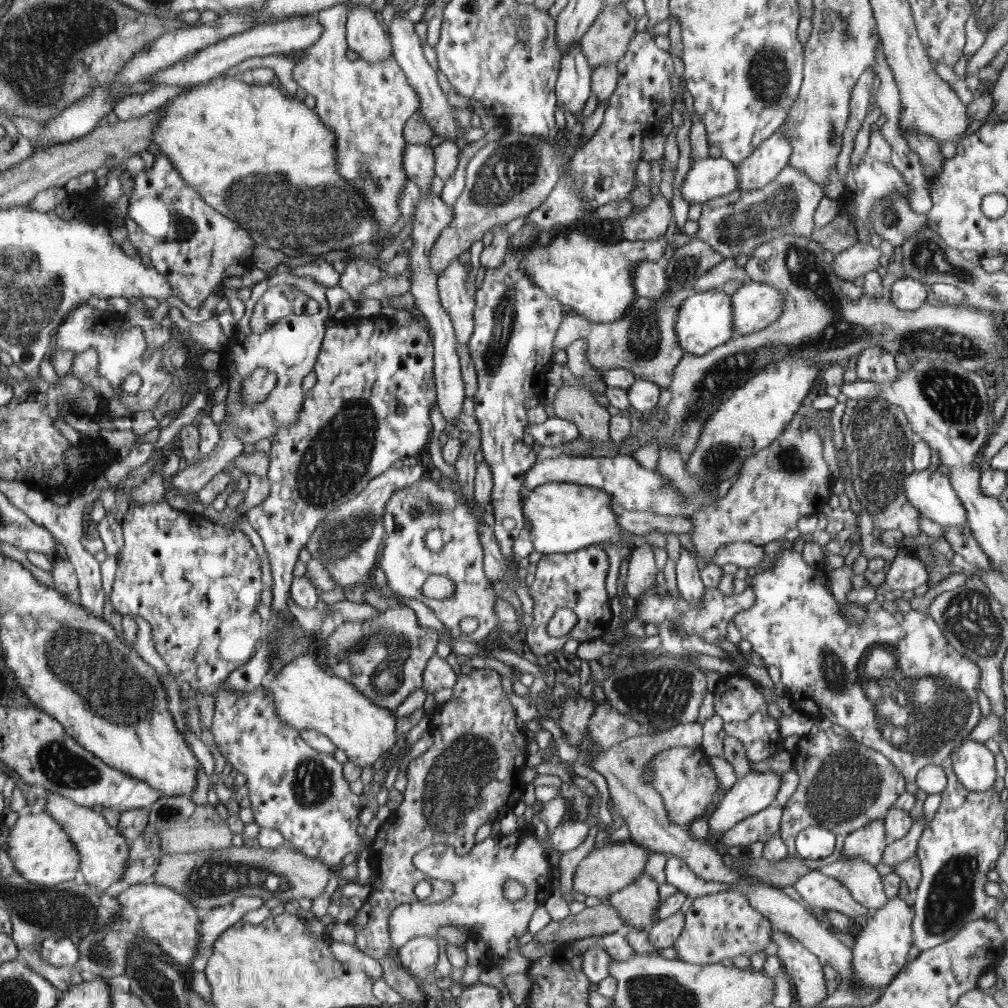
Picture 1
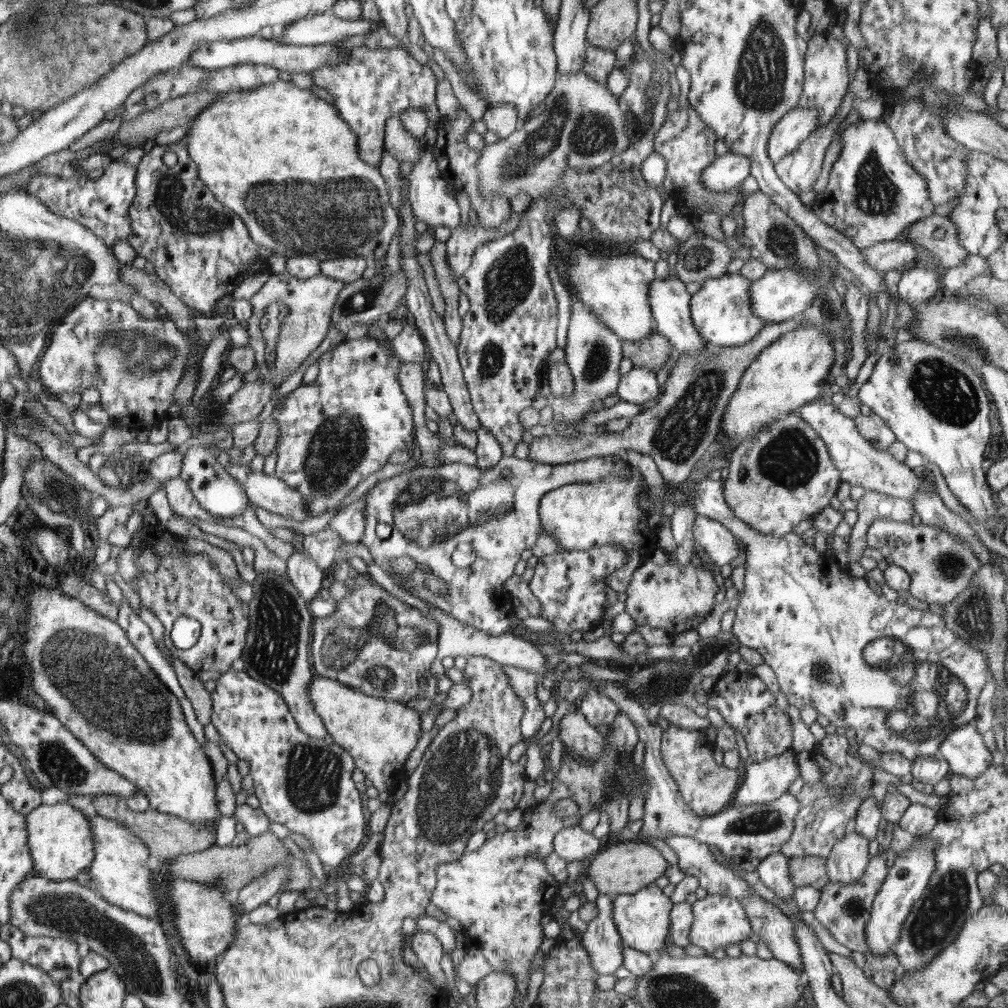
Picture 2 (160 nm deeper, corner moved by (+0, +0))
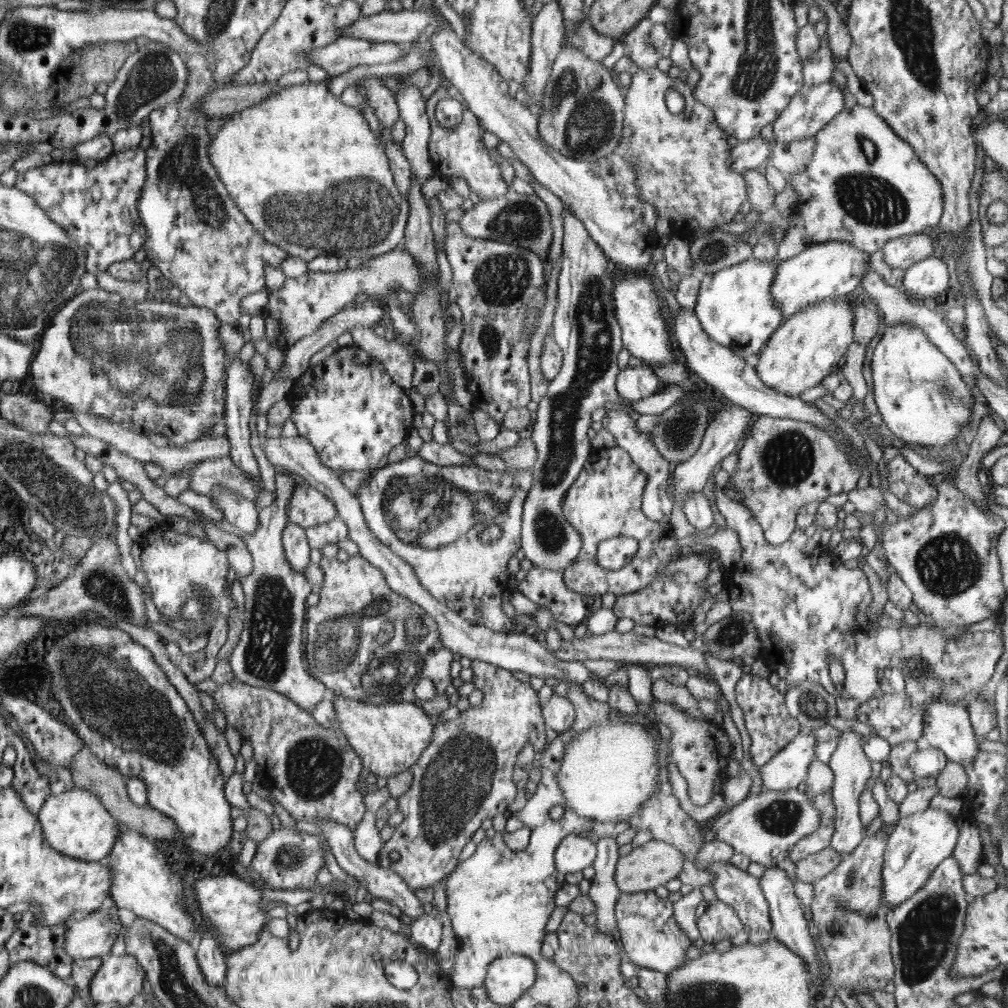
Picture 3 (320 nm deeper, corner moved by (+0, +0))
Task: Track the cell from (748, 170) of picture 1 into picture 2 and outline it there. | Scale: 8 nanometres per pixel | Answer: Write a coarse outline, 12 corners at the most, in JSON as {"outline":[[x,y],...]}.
{"outline":[[794,107],[769,138],[773,164],[819,124],[819,110]]}

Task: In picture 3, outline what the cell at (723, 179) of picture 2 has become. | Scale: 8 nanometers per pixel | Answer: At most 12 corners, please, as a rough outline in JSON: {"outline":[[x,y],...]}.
{"outline":[[761,135],[740,141],[730,164],[742,176],[769,160],[773,147]]}

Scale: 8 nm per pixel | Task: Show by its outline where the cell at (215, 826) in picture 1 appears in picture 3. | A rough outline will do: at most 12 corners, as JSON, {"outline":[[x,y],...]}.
{"outline":[[87,745],[74,756],[75,787],[96,793],[123,828],[172,842],[176,825],[128,797],[125,777]]}

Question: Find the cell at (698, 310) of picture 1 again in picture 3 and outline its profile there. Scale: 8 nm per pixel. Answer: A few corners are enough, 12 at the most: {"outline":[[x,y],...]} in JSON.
{"outline":[[780,261],[703,275],[694,313],[710,339],[760,354],[782,322]]}

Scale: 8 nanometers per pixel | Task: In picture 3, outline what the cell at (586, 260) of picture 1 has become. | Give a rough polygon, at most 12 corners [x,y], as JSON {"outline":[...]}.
{"outline":[[620,272],[614,314],[624,349],[646,366],[676,362],[646,276]]}

